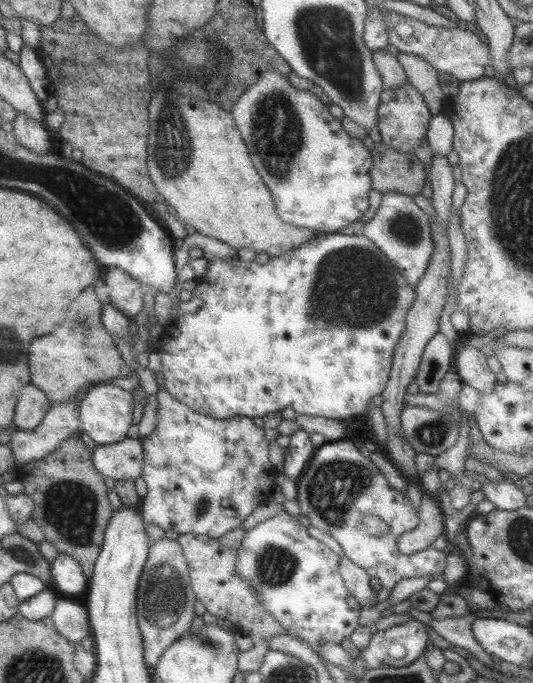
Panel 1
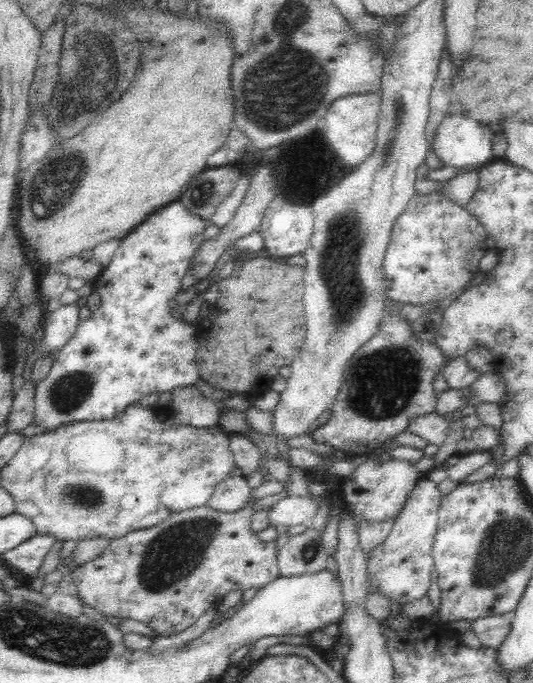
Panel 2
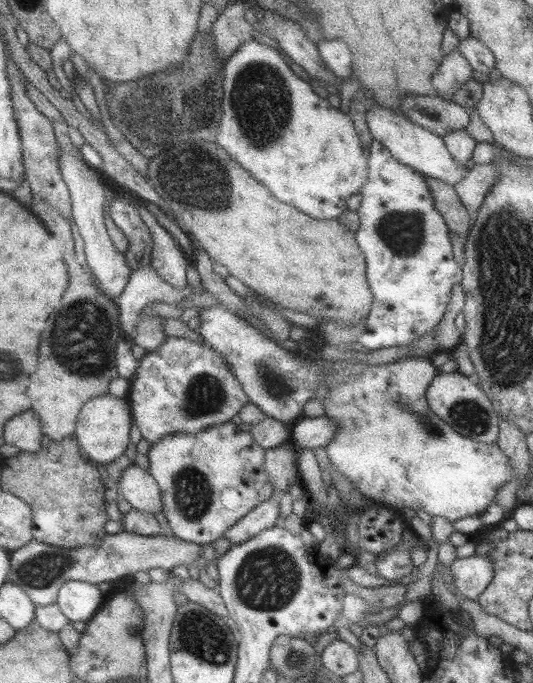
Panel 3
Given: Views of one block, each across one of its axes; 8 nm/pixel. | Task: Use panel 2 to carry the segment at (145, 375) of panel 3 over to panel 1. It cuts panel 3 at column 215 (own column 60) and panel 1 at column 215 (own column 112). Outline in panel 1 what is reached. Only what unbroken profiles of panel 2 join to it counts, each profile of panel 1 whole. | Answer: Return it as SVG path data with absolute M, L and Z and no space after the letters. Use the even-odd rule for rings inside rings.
M322 233L309 242L300 244L290 251L269 258L265 264L245 261L236 256L213 257L207 261L202 277L195 277L192 296L201 299L201 306L195 312L184 312L171 321L161 332L161 337L153 351L161 362L161 374L164 376L163 386L173 399L192 408L195 412L216 419L228 419L232 416L265 416L269 412L280 412L291 408L295 414L316 416L329 419L347 419L356 414L366 414L367 404L373 396L377 396L389 380L393 364L394 346L399 342L405 326L405 315L414 301L414 290L403 280L401 271L395 268L386 256L363 235Z

